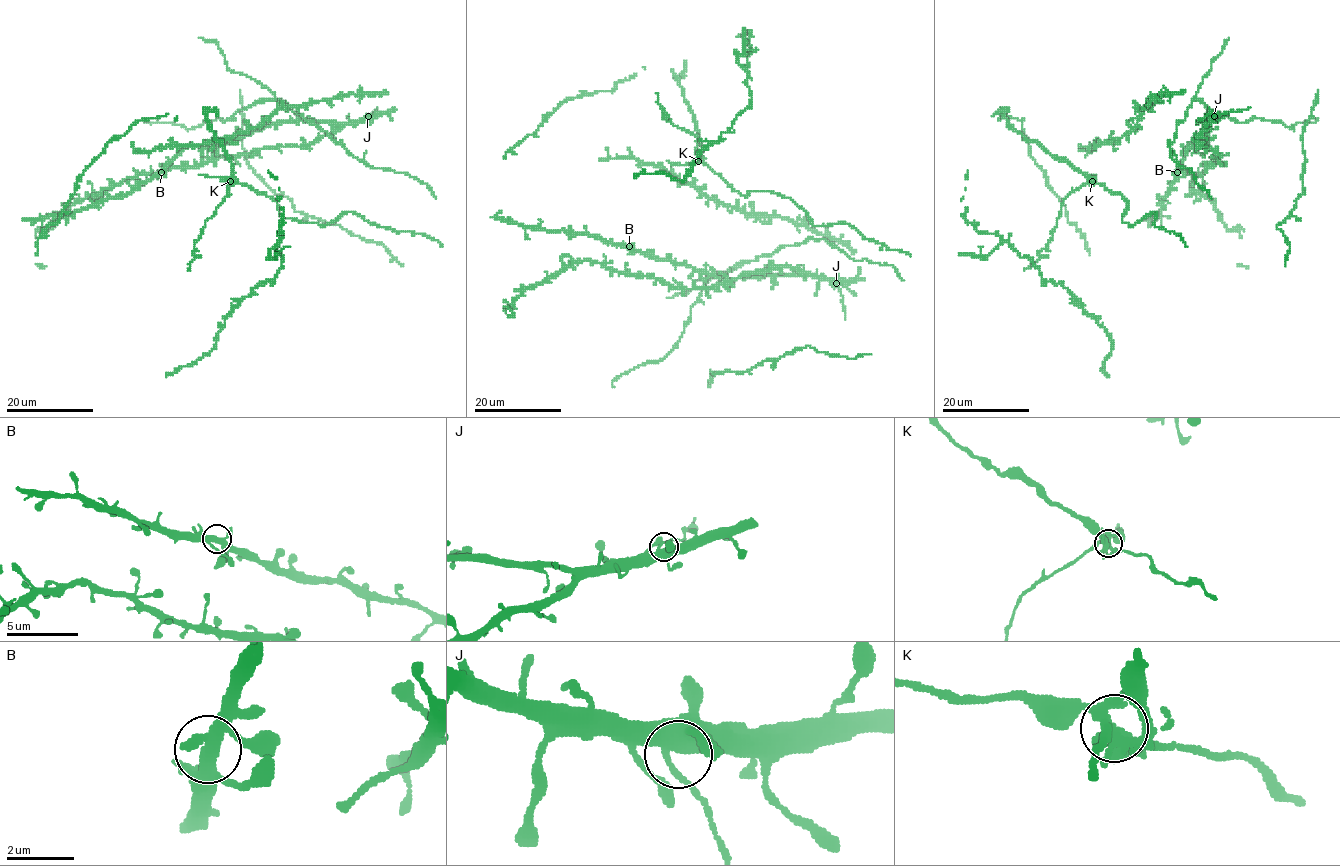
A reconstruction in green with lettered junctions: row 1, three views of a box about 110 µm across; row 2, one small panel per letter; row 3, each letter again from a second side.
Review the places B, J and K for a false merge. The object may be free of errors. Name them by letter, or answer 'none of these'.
K

